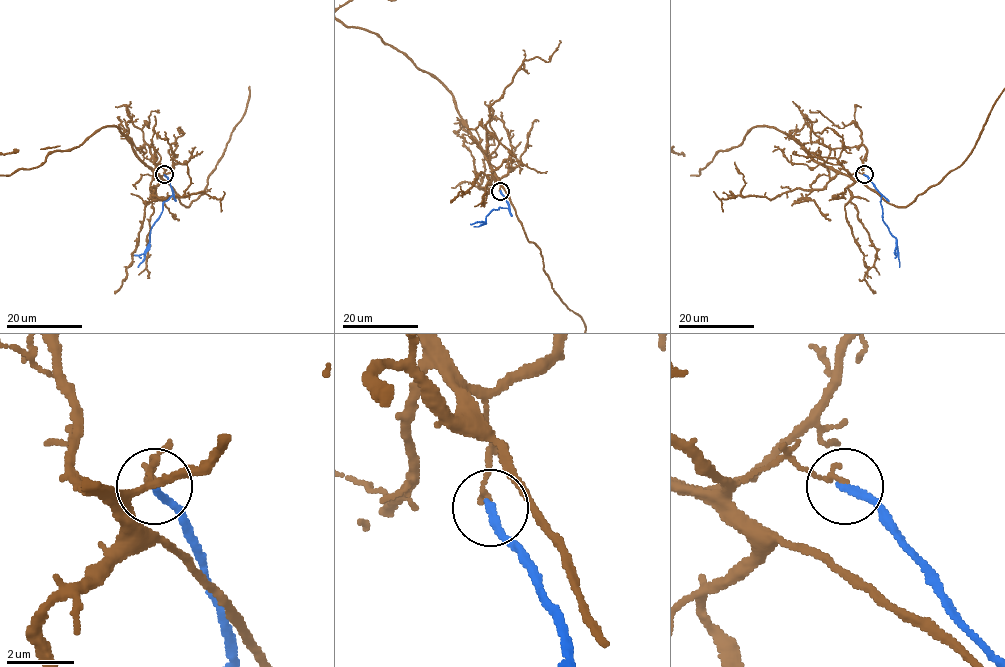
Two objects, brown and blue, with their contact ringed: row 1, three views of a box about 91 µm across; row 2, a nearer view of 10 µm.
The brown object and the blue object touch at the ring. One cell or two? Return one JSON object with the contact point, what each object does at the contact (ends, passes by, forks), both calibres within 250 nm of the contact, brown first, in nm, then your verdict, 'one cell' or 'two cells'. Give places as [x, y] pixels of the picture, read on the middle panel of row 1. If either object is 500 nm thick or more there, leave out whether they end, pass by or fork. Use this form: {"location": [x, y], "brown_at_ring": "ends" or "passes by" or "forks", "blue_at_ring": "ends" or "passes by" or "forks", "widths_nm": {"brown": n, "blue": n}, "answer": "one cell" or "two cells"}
{"location": [500, 191], "brown_at_ring": "ends", "blue_at_ring": "ends", "widths_nm": {"brown": 130, "blue": 240}, "answer": "two cells"}

